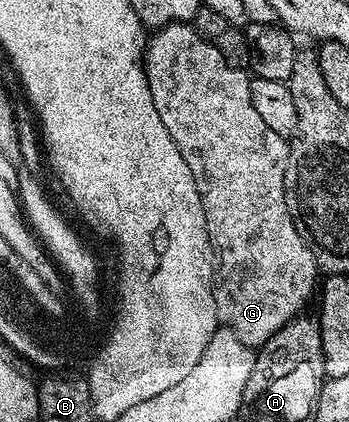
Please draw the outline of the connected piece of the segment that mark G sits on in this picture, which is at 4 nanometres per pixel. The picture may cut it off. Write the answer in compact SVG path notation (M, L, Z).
M192 23L167 24L164 28L156 29L148 37L144 61L147 86L151 90L151 102L155 102L155 110L159 110L160 120L163 121L163 126L167 126L167 134L171 134L171 142L175 142L179 154L183 154L183 162L187 162L187 166L191 169L191 178L195 178L195 186L199 190L207 234L215 253L213 293L218 321L224 327L226 324L246 344L244 345L246 349L260 349L261 345L267 343L279 329L290 324L292 320L296 320L308 309L305 307L308 306L312 296L314 299L315 289L319 284L319 269L315 258L311 254L308 242L301 237L301 232L295 226L295 222L291 222L291 214L287 210L285 201L285 171L287 170L290 141L286 137L275 134L275 130L270 130L263 122L263 118L259 118L259 113L255 111L255 105L251 102L250 77L244 76L246 73L242 69L229 65L223 58L223 54L219 54L219 50L215 50L212 44L207 44L197 33Z

